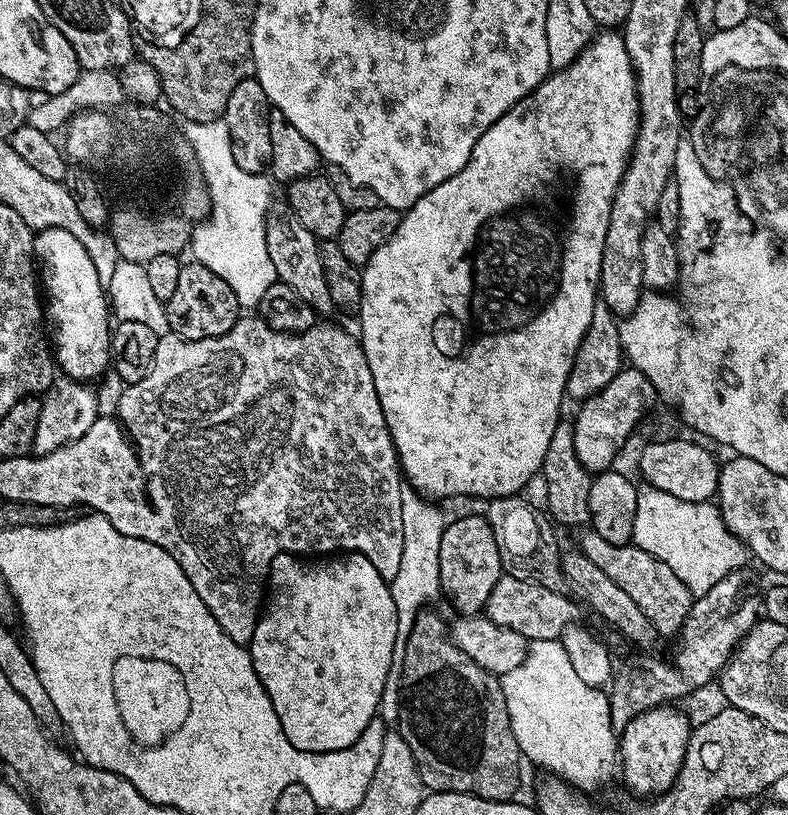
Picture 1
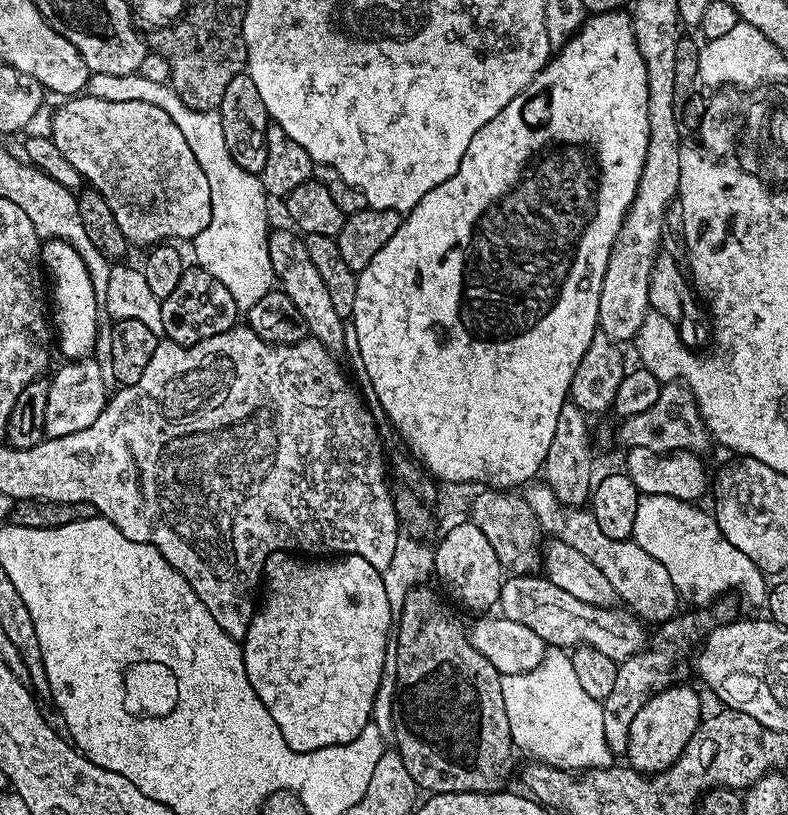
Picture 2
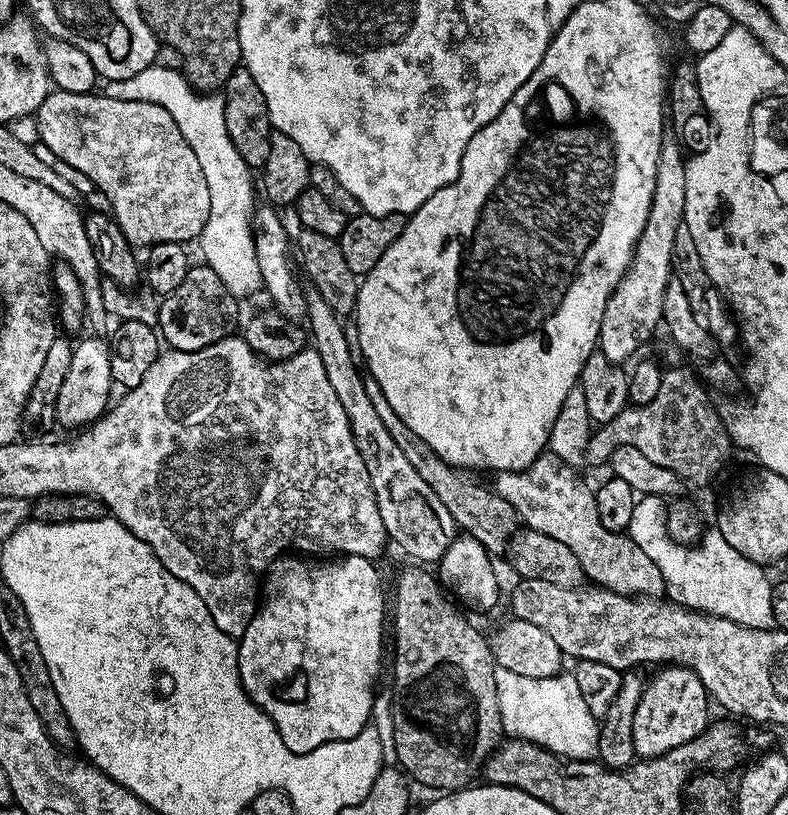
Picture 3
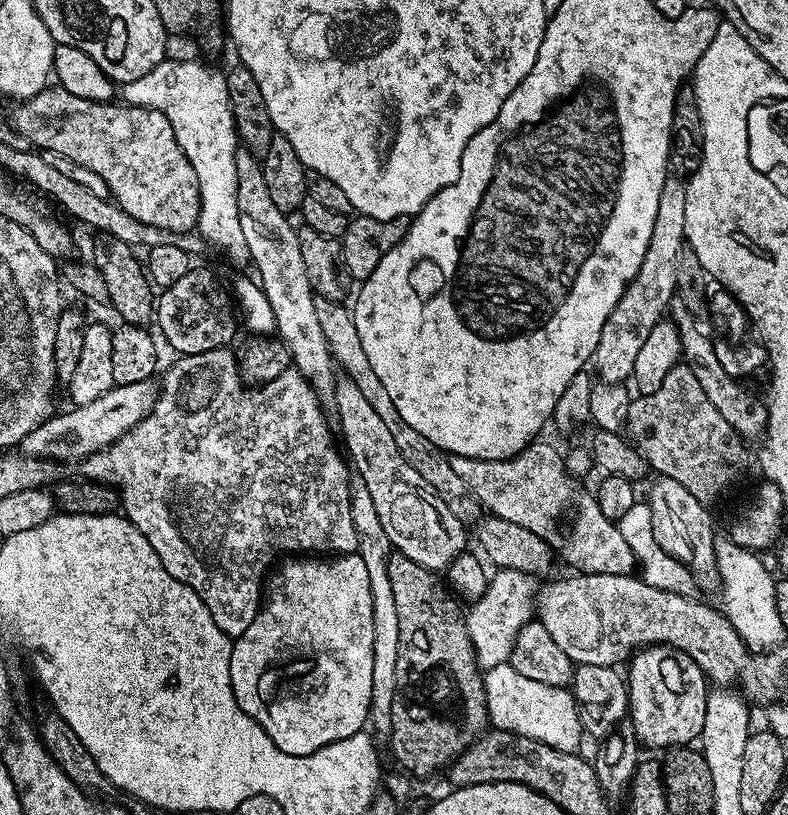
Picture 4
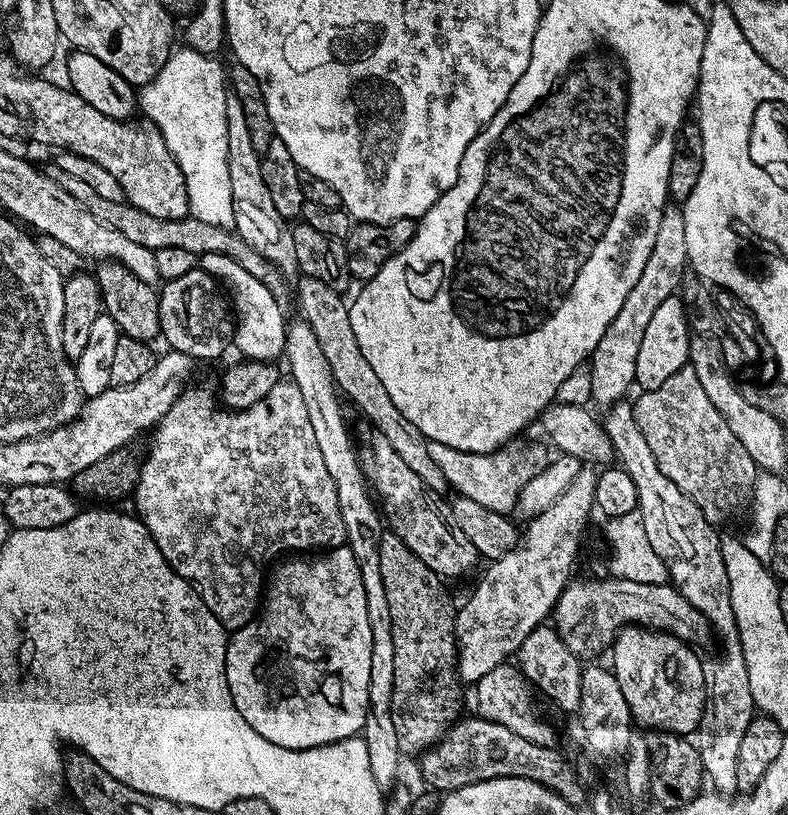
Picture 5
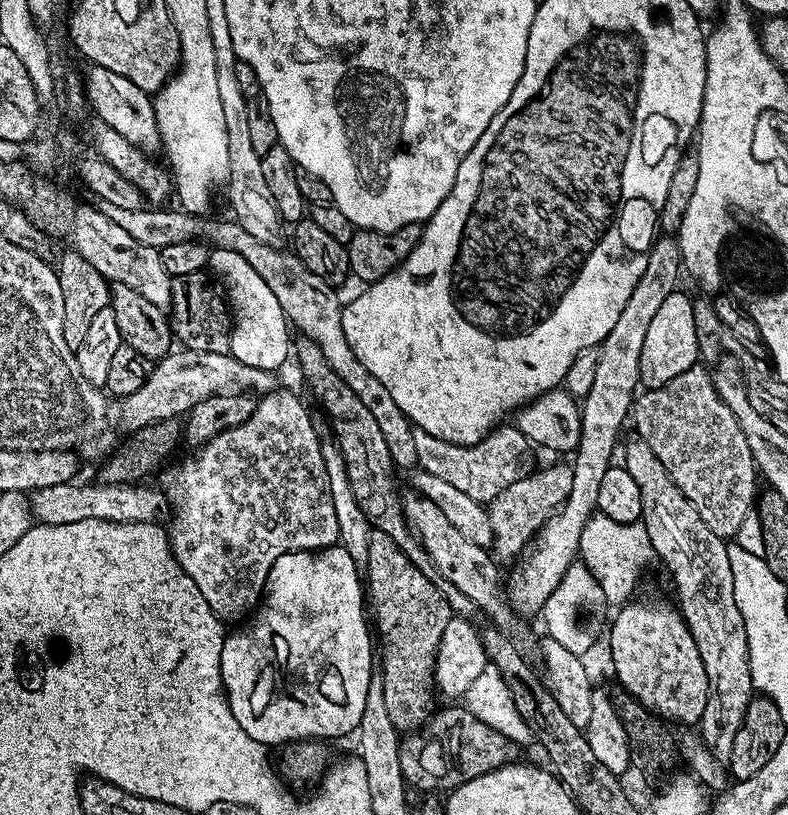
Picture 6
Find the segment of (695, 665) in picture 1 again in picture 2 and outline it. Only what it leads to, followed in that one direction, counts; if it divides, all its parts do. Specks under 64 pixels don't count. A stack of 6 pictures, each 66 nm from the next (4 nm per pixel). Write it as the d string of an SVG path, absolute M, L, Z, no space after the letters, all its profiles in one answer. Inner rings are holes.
M708 610L688 611L692 612L686 613L684 617L681 615L675 623L665 623L659 629L661 632L660 637L656 640L656 645L654 645L654 640L654 643L645 647L643 652L617 663L614 686L611 687L610 694L606 695L602 701L604 706L602 731L606 734L606 746L612 751L613 757L623 757L628 751L628 731L634 714L638 714L638 710L642 710L642 706L646 706L646 702L650 702L650 698L655 692L660 692L663 688L671 687L685 679L684 664L682 661L676 660L680 656L680 644L682 647L688 648L692 643L695 645L697 642L703 641L705 635L712 631L714 621L712 621Z

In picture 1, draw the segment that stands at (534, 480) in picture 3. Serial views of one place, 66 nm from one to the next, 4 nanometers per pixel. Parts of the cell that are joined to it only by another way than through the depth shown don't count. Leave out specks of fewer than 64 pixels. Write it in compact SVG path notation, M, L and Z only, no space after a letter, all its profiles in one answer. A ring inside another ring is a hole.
M584 531L579 533L579 551L590 558L590 562L594 562L594 566L598 566L598 570L609 576L625 594L630 594L631 600L638 605L638 610L642 610L642 614L650 618L661 637L675 637L684 627L684 620L692 609L694 597L686 582L682 582L682 578L678 578L678 574L674 574L674 570L670 570L666 562L654 558L654 554L646 554L646 550L637 548L635 544L611 544L606 542L606 538L602 538L602 534Z

